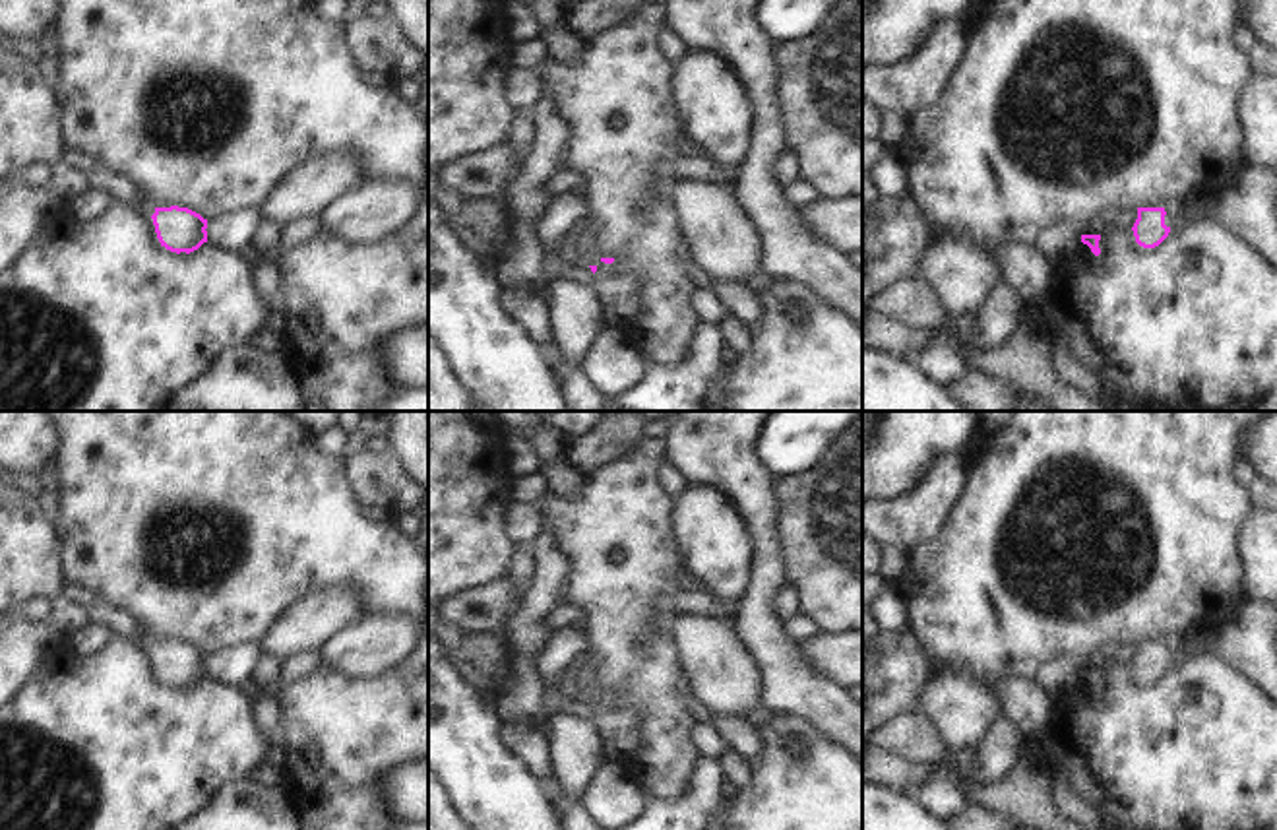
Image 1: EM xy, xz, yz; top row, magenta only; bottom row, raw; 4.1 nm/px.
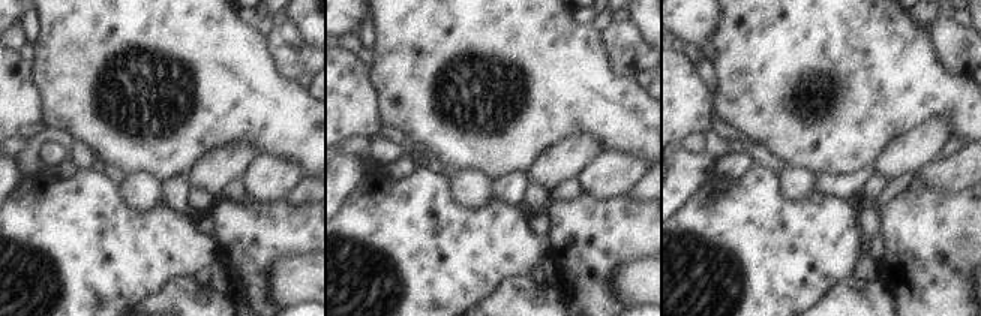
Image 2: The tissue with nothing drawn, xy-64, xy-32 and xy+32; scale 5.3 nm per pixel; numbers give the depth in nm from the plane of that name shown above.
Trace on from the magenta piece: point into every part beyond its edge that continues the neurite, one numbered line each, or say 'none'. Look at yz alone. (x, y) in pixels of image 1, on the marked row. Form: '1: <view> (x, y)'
1: yz (1198, 204)

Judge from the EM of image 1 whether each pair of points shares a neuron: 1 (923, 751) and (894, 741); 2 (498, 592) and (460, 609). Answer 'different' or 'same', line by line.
1: same
2: same

